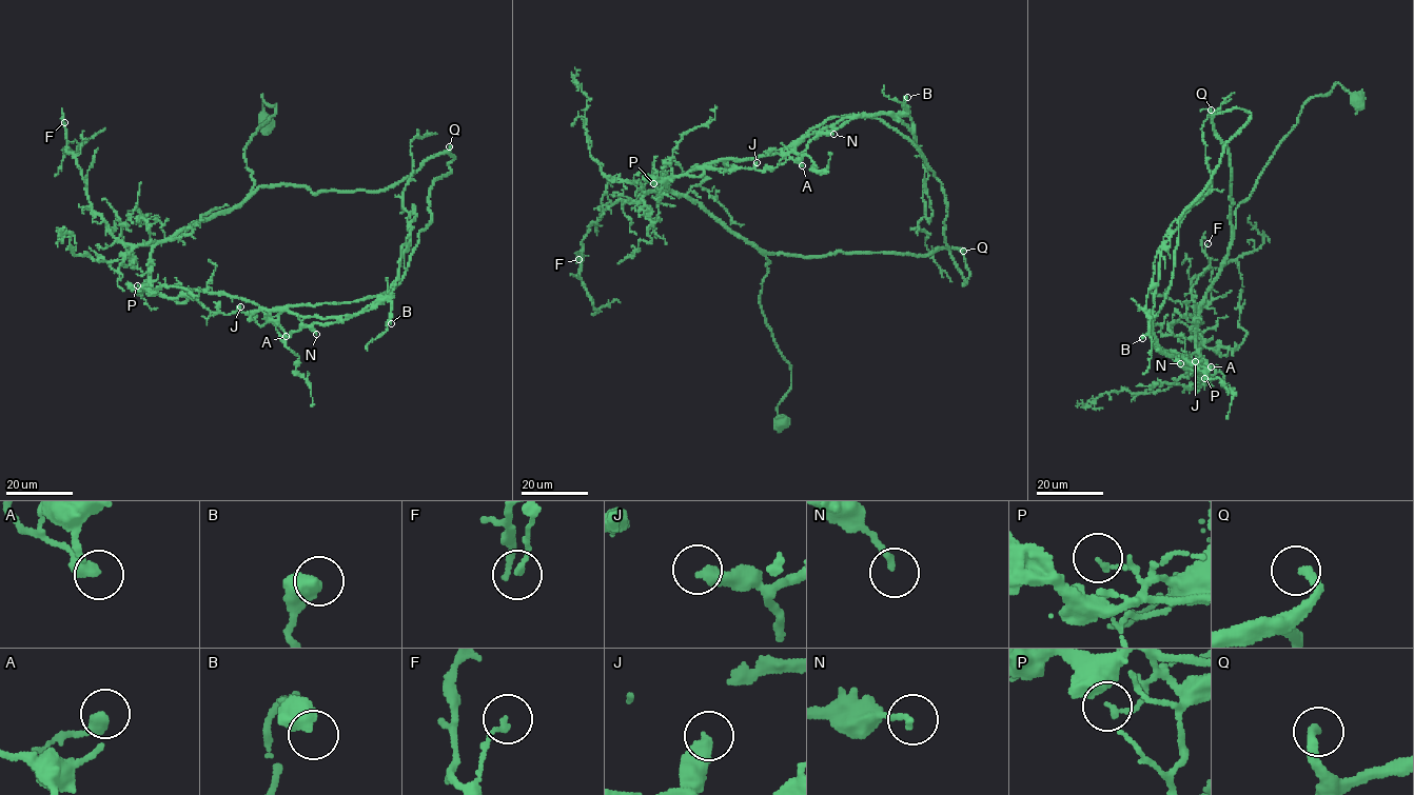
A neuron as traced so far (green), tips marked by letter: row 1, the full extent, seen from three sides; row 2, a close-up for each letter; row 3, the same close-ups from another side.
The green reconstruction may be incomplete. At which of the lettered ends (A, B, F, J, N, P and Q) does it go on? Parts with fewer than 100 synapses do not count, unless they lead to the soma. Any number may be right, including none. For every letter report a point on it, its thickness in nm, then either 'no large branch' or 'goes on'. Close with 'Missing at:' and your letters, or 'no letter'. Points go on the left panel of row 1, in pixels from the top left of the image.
A: place (286, 336); calibre 400 nm; no large branch
B: place (391, 323); calibre 500 nm; no large branch
F: place (64, 122); calibre 130 nm; no large branch
J: place (240, 306); calibre 480 nm; no large branch
N: place (316, 334); calibre 160 nm; no large branch
P: place (137, 285); calibre 160 nm; no large branch
Q: place (449, 146); calibre 260 nm; goes on
Missing at: Q

